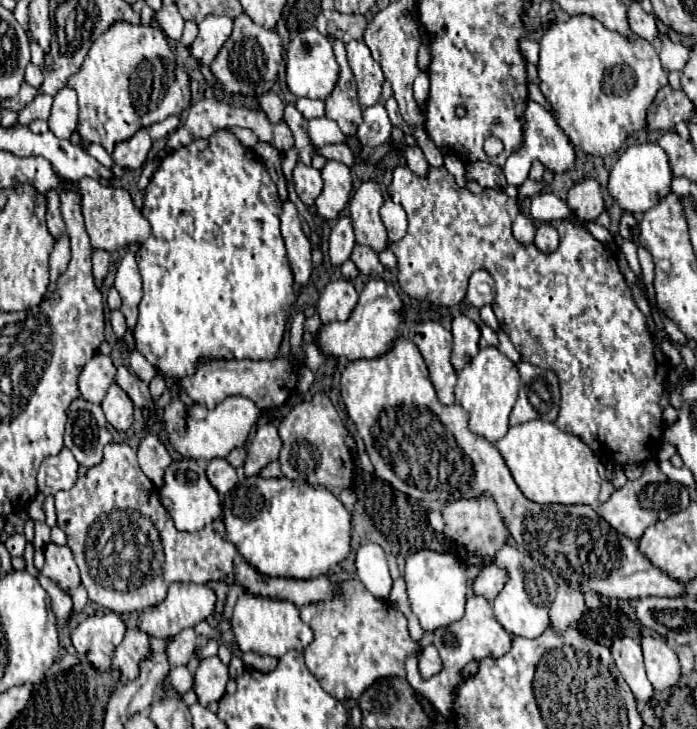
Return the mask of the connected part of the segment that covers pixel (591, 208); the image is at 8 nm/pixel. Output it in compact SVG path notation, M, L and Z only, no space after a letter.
M593 178L577 182L567 194L567 206L573 210L577 220L593 222L605 208L599 182Z

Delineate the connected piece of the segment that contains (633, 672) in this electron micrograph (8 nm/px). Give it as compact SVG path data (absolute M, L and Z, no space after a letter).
M617 638L611 646L611 652L613 652L615 664L617 664L623 680L629 684L635 698L647 702L653 696L653 686L645 676L643 654L641 654L639 640Z

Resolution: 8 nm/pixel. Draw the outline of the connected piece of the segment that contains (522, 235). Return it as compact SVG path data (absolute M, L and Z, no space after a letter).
M519 212L519 216L513 220L513 236L521 244L531 244L535 238L535 222L531 216Z

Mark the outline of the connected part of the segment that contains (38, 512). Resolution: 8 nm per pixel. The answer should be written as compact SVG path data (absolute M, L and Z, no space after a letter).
M37 493L34 497L31 498L26 509L29 518L45 523L45 514L43 511L44 500L45 496L41 493Z

